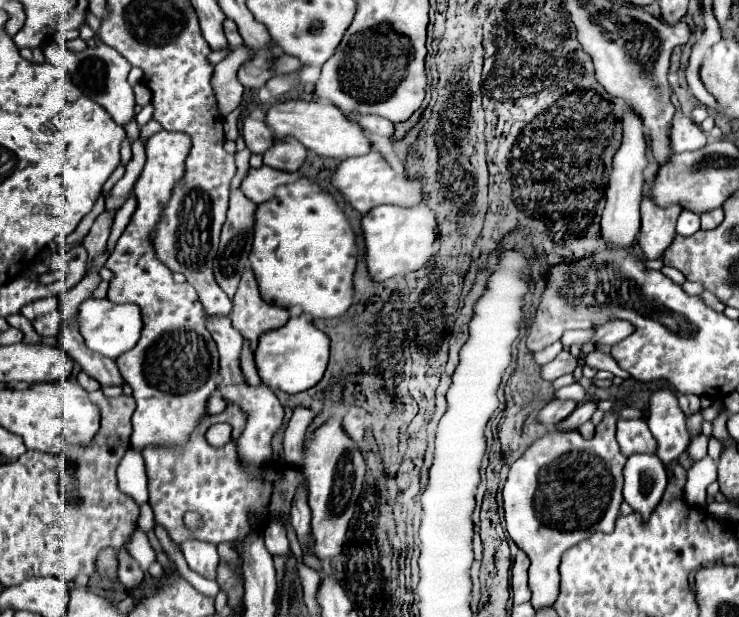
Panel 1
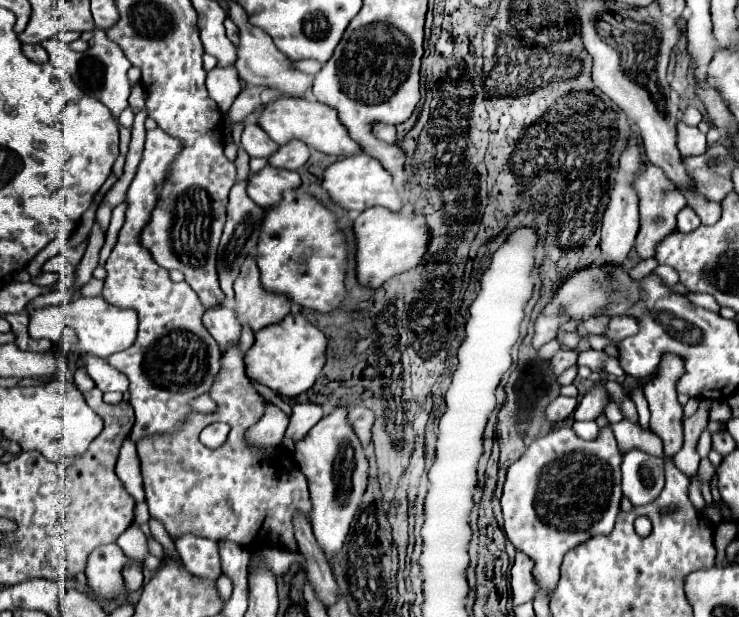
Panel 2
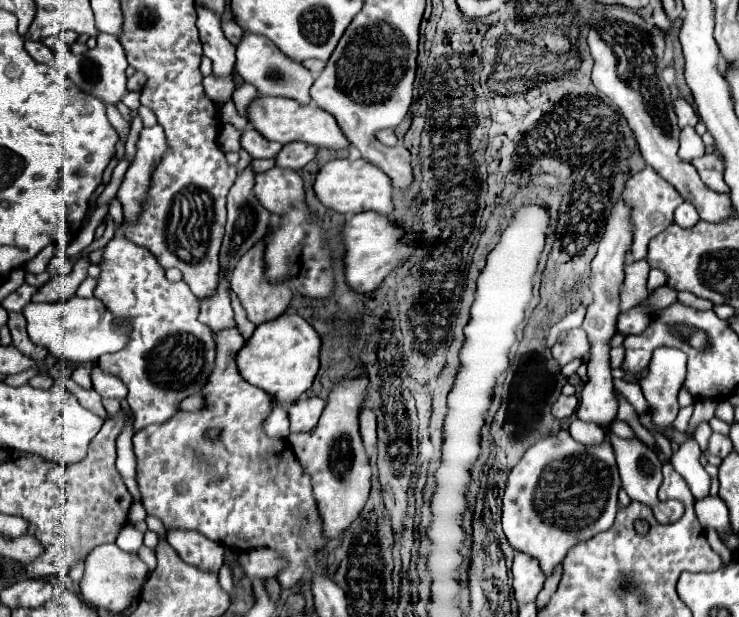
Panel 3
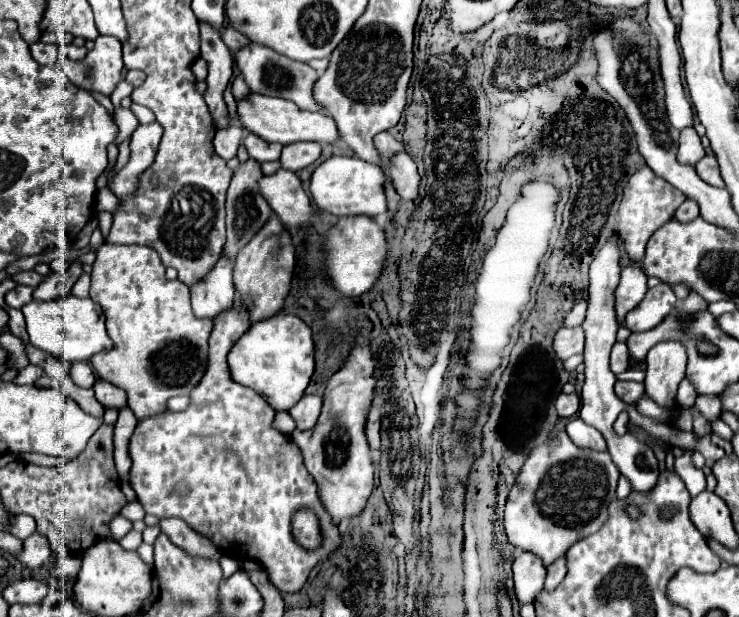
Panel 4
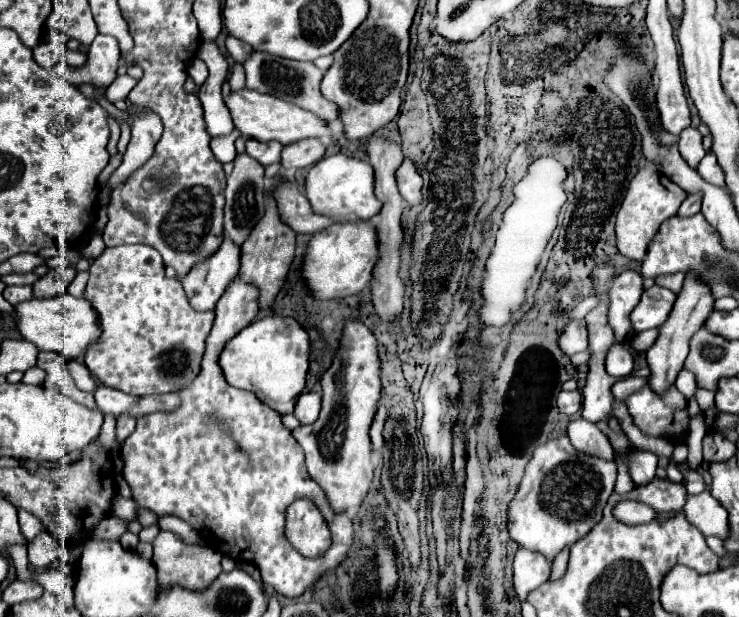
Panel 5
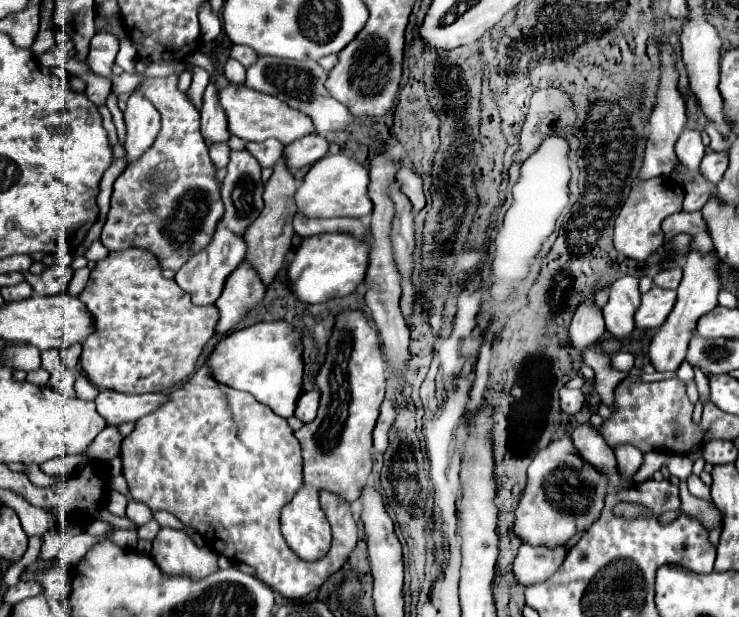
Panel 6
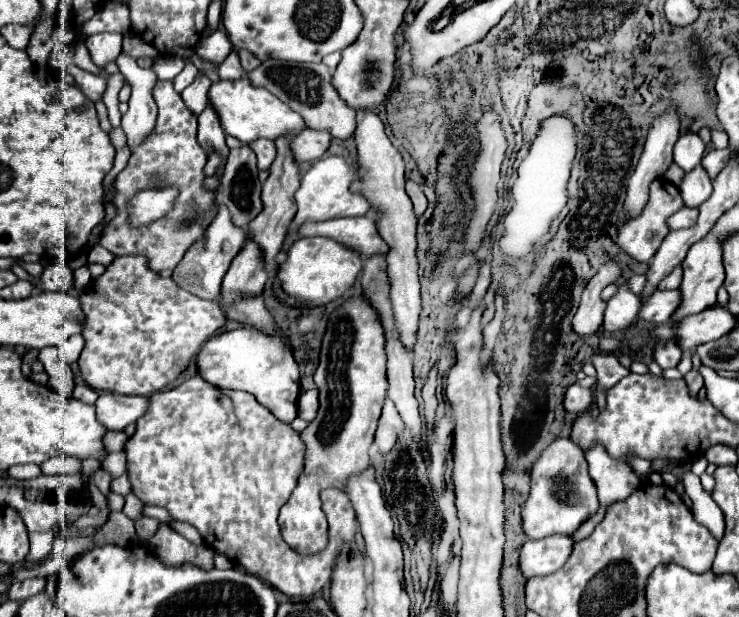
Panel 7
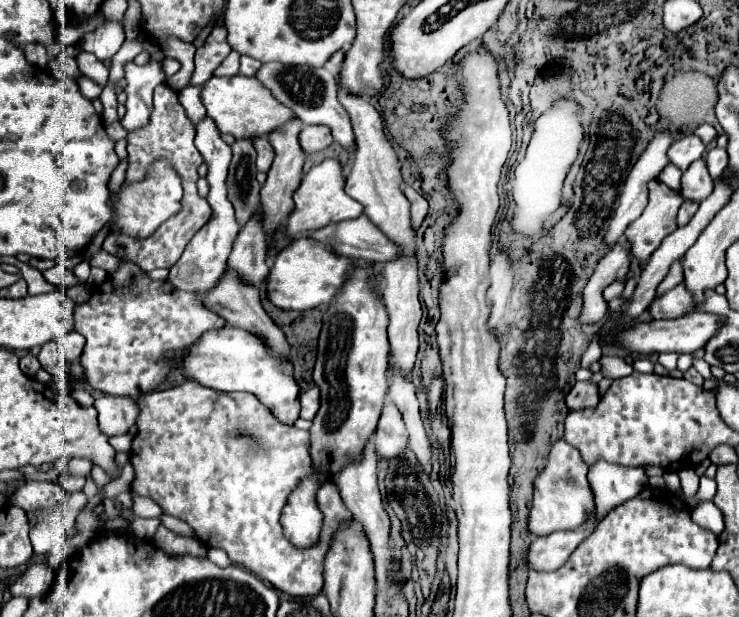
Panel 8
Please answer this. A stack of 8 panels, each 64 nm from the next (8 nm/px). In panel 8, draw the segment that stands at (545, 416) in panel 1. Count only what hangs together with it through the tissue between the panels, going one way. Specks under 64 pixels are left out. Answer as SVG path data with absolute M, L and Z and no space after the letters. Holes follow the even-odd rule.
M576 382L566 396L566 406L568 406L568 410L584 410L584 408L594 408L599 400L596 384Z

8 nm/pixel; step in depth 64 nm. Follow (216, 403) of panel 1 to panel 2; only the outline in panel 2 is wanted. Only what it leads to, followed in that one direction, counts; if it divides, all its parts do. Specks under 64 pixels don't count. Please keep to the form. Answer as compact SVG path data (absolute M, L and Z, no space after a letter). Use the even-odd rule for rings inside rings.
M204 394L204 396L196 398L192 404L194 404L196 412L214 412L218 408L218 404L210 398L210 394Z

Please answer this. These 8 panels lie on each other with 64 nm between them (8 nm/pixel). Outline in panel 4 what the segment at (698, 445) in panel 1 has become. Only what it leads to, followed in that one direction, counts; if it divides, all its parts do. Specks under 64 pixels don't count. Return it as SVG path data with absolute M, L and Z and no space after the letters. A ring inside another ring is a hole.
M694 412L694 436L702 438L706 434L710 434L710 422L706 418L702 418L700 414Z

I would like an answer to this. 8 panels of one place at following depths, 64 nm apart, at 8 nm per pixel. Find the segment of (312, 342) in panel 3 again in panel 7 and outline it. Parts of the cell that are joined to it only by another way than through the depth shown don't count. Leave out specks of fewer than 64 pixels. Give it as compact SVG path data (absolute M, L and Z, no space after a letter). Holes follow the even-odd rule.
M236 328L230 332L224 332L220 336L210 338L202 350L198 352L198 370L204 380L218 388L228 388L228 390L244 390L254 394L254 398L266 406L274 416L282 422L292 422L296 418L296 400L300 396L300 370L294 360L294 354L290 346L286 344L284 336L272 336L256 328Z

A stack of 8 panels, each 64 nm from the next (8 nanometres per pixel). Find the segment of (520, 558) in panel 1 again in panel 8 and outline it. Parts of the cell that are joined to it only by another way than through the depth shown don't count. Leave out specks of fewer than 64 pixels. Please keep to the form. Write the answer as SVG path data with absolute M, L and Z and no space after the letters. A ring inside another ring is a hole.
M590 518L572 532L554 532L550 536L540 536L540 538L532 540L532 544L528 548L530 570L552 572L552 570L560 568L570 558L570 554L576 550L576 546L588 534L594 532L594 528L596 528L596 524Z

